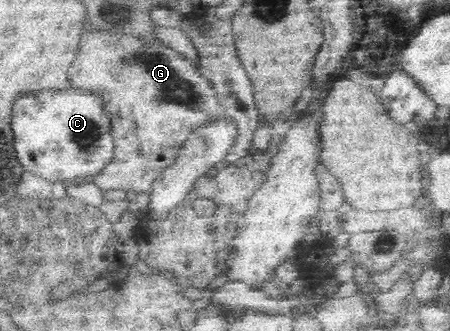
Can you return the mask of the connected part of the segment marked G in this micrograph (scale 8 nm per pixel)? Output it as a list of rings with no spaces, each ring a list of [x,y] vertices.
[[[85,29],[79,41],[77,59],[69,69],[69,79],[75,87],[99,95],[100,103],[103,103],[105,111],[111,117],[111,135],[115,143],[112,158],[95,174],[95,183],[103,189],[103,193],[105,189],[149,192],[163,168],[175,161],[179,146],[188,133],[199,124],[224,115],[221,104],[215,99],[212,85],[196,70],[194,62],[179,50],[166,46],[159,38],[117,33],[106,29]]]

